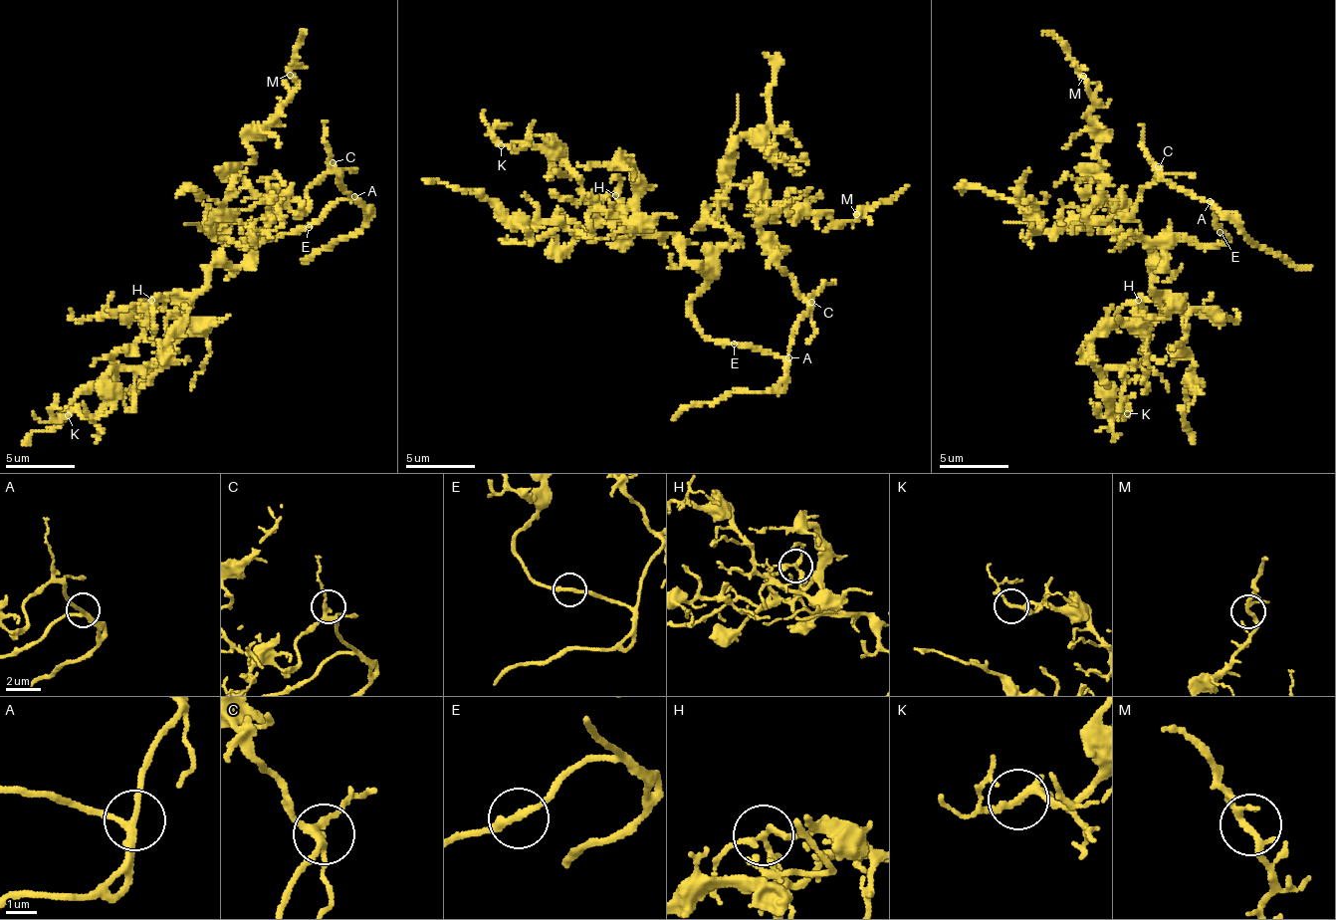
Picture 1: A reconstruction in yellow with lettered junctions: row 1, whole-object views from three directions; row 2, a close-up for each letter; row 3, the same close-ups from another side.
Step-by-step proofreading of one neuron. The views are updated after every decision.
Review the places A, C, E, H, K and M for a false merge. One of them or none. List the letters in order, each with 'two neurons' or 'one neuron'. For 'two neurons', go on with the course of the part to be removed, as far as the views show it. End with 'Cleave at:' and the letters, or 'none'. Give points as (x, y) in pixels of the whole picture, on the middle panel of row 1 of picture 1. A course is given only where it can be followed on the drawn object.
A: one neuron
C: one neuron
E: one neuron
H: one neuron
K: one neuron
M: one neuron
Cleave at: none

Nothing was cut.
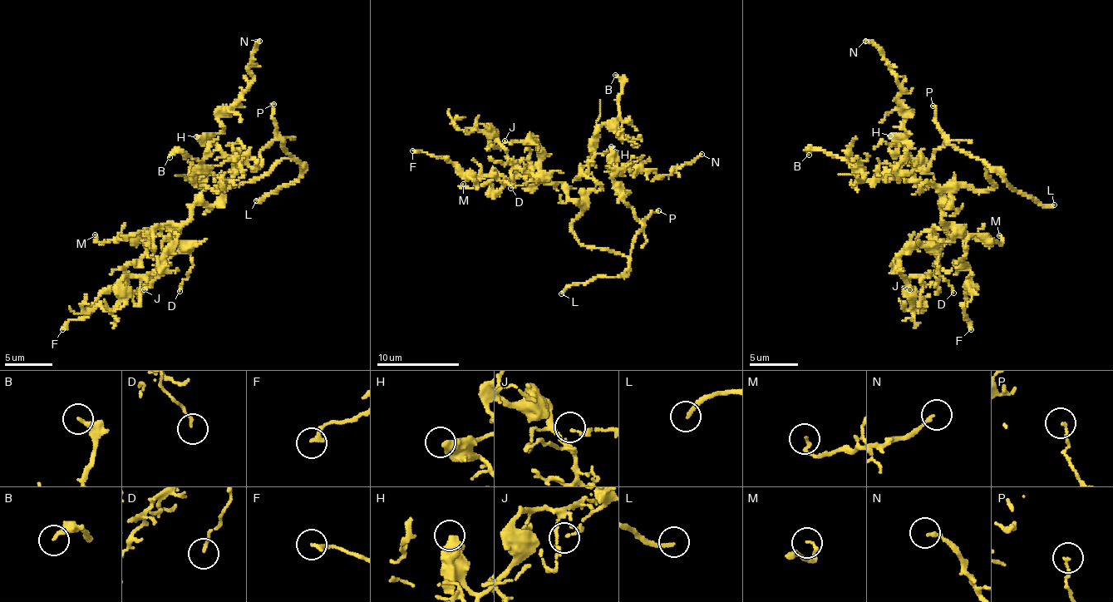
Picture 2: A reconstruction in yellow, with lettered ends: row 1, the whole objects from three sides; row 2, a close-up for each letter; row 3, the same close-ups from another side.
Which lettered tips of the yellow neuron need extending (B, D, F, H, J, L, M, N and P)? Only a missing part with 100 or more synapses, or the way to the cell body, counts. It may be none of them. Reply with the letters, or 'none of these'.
L

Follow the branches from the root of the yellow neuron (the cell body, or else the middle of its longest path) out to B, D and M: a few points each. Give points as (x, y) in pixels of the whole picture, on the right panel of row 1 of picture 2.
B: (989, 178), (991, 189), (926, 183), (919, 192), (913, 180), (868, 180), (835, 155), (809, 155)
D: (989, 178), (996, 185), (991, 189), (954, 192), (950, 206), (940, 209), (952, 239), (928, 244), (953, 293)
M: (989, 178), (991, 189), (959, 187), (940, 215), (950, 234), (1002, 243), (999, 235)

